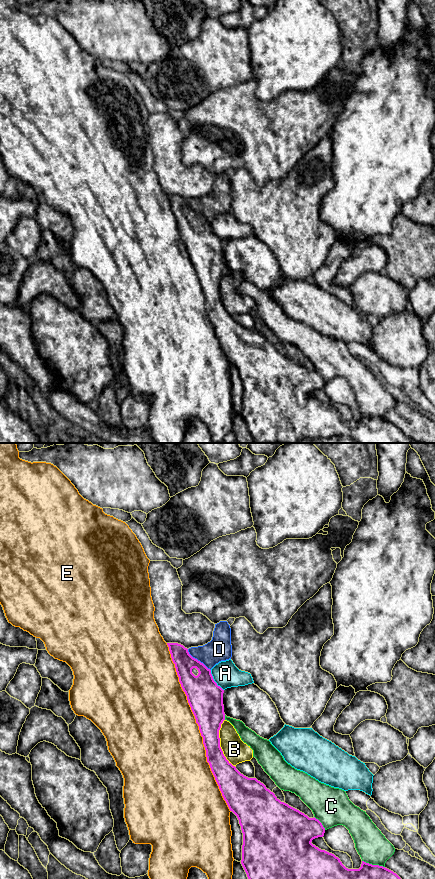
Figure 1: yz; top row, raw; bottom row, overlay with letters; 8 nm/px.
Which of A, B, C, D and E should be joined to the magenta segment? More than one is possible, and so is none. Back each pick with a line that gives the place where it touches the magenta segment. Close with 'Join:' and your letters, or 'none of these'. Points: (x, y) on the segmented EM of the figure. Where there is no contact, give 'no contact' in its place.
Join: none of these

